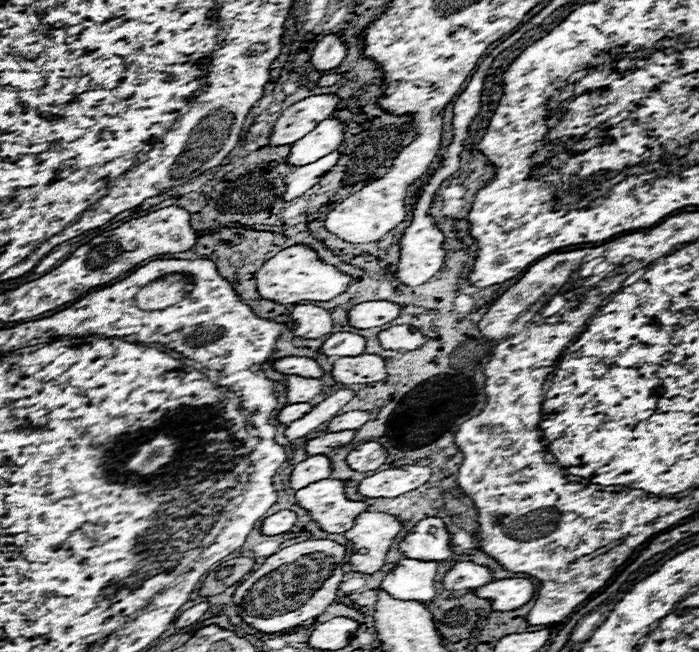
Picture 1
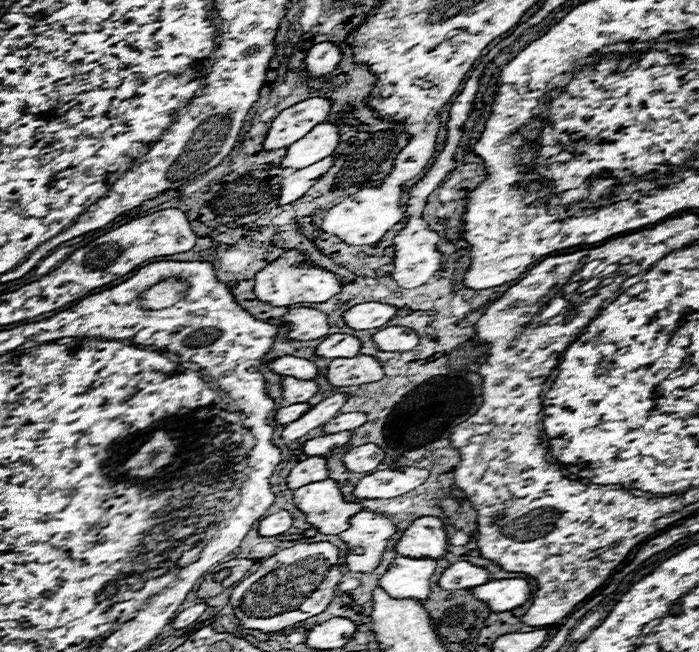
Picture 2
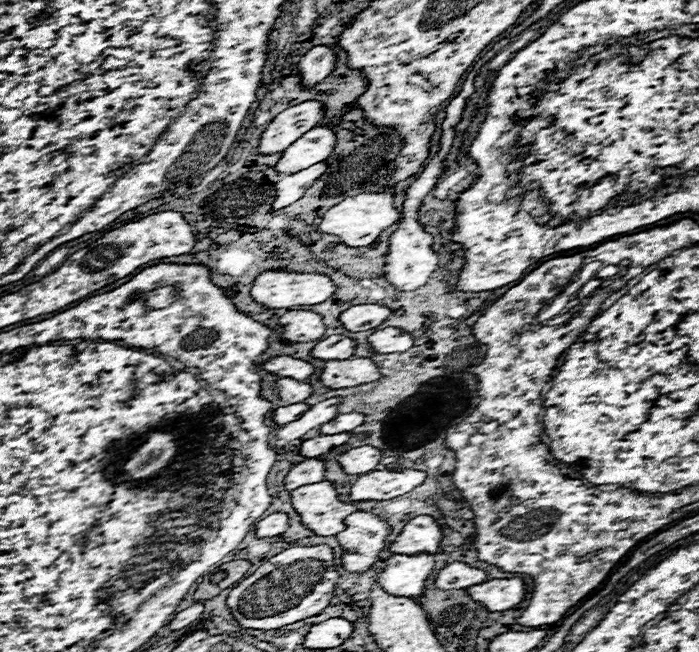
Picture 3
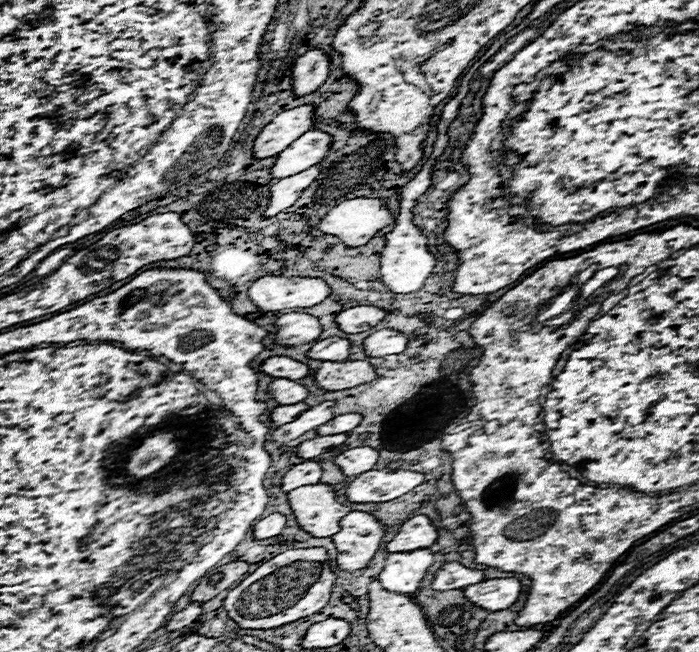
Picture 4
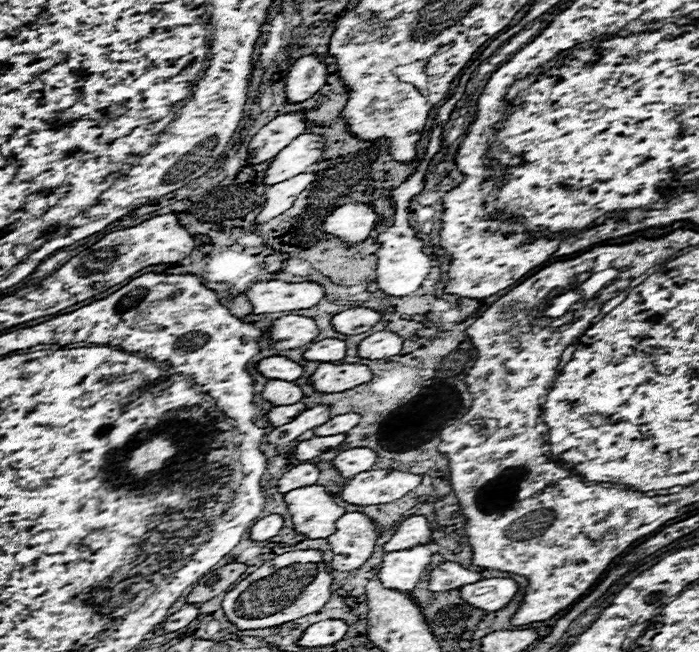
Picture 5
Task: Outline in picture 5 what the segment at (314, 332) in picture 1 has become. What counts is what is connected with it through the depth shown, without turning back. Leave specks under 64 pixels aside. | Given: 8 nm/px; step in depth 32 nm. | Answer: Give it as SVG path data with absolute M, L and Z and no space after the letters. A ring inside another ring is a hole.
M286 314L272 322L270 340L276 350L290 350L310 344L320 334L316 322L308 316Z

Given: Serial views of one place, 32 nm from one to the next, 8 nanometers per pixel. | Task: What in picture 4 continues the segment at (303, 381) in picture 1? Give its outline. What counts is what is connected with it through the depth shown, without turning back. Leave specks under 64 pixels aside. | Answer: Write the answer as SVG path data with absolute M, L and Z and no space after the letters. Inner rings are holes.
M276 378L268 392L274 396L274 400L278 404L296 404L296 402L302 402L310 392L304 384L298 384L294 380L286 380L286 378Z

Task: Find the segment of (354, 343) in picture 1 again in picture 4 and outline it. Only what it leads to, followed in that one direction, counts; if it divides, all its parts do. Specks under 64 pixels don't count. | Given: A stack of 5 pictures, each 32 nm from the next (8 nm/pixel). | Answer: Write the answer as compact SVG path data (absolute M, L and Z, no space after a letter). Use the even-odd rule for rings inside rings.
M330 336L326 340L316 342L310 352L308 358L314 360L346 360L350 356L350 340L346 338L338 338L338 336Z

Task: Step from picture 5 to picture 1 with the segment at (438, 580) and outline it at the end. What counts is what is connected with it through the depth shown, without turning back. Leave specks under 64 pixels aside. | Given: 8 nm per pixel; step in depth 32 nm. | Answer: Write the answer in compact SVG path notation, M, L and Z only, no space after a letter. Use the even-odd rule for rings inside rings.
M464 560L464 562L454 564L448 570L442 584L446 590L476 590L484 584L490 584L492 580L494 580L492 572L486 566Z

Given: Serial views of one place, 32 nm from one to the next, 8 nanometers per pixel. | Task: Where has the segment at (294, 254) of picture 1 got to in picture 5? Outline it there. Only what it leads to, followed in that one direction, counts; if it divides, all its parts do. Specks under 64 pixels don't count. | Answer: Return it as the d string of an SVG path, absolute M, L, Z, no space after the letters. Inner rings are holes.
M262 280L254 282L248 290L248 300L254 306L254 314L274 314L288 310L302 310L316 306L326 296L318 282L282 282Z

